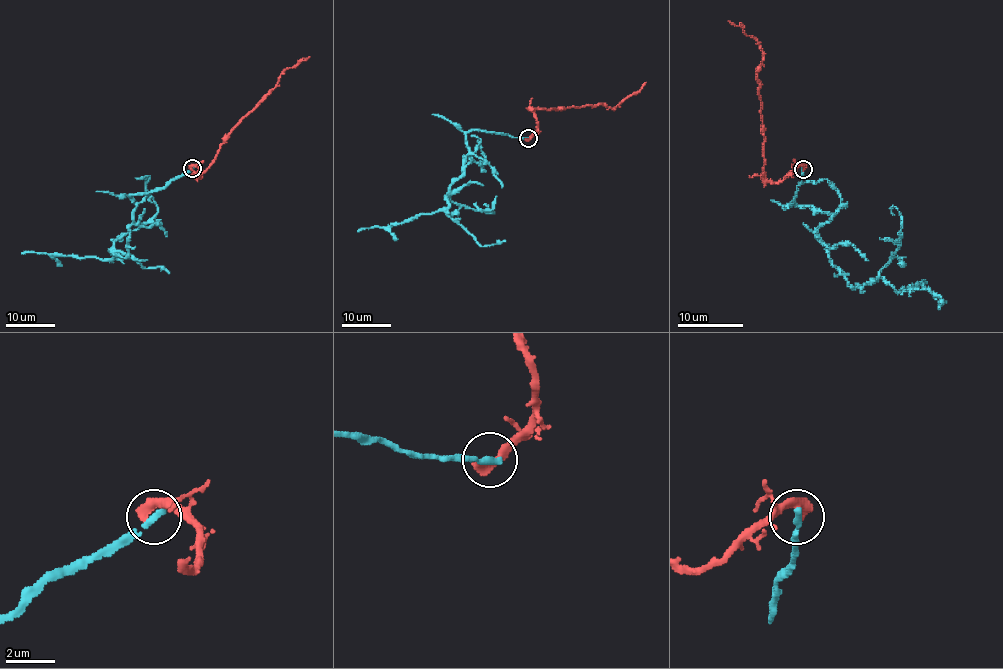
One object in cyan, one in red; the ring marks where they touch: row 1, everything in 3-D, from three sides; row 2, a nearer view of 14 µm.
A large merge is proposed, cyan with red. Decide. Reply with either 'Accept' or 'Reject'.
Reject

